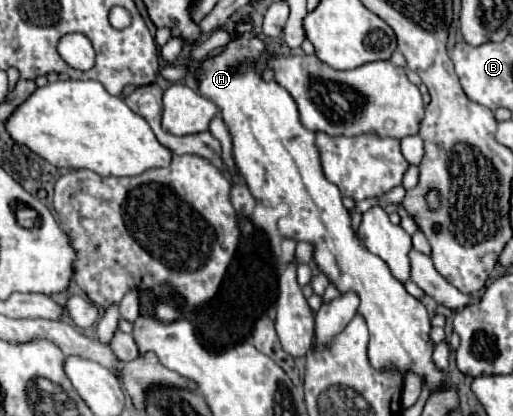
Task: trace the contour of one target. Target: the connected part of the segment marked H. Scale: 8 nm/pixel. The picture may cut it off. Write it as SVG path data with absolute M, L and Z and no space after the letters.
M244 18L242 22L236 24L236 32L230 38L230 42L222 48L222 52L216 56L206 56L204 60L200 60L196 68L196 80L200 86L198 92L216 102L216 106L222 112L222 120L232 136L232 156L240 176L244 178L252 196L264 206L276 208L280 202L290 206L288 216L282 216L278 220L278 234L282 238L292 238L296 242L310 242L314 246L314 262L318 270L328 276L328 282L332 282L340 294L354 292L360 298L356 314L364 316L370 328L370 344L368 344L370 366L378 370L396 370L402 376L414 372L422 380L422 384L428 386L430 390L452 386L448 370L440 370L432 360L434 342L430 340L430 318L424 304L418 302L414 296L410 296L404 284L390 274L386 262L368 252L366 246L360 242L358 234L352 228L352 216L348 208L344 208L342 204L342 194L338 186L328 182L326 176L322 176L322 162L318 156L318 146L314 144L316 134L306 130L304 124L300 122L298 106L294 104L290 92L286 92L286 88L282 88L276 80L266 82L258 74L256 62L262 56L266 56L266 44L254 34L252 20Z

